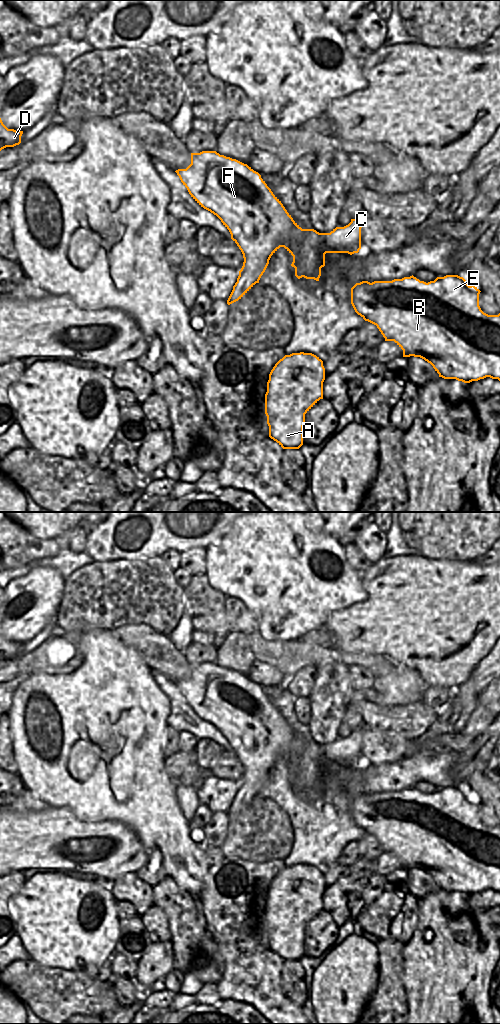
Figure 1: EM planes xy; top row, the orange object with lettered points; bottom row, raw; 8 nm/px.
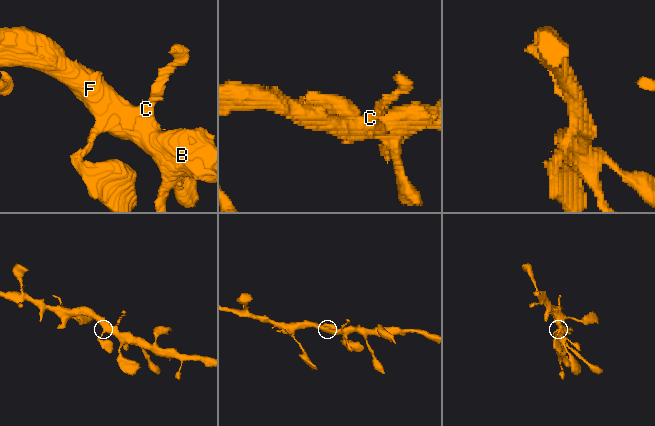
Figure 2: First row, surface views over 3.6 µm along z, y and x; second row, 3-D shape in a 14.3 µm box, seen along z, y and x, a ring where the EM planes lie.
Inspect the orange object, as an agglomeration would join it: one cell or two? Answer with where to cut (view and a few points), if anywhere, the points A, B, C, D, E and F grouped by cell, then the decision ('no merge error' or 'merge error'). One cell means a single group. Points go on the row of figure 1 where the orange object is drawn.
no cut | A B C D E F | no merge error

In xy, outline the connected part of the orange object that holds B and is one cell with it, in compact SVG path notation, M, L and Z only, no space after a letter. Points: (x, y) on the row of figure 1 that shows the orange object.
M413 275L402 279L394 279L392 281L362 281L356 283L351 288L351 304L355 312L360 315L365 321L368 321L377 326L385 341L394 341L402 350L403 357L420 357L430 363L439 377L444 379L456 379L464 383L478 381L486 377L498 379L500 381L500 313L498 315L488 315L484 313L479 306L480 290L474 285L469 286L463 277L458 275L446 275L437 277L434 281L428 283L420 281Z

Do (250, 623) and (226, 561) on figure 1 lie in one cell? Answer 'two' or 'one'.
two

